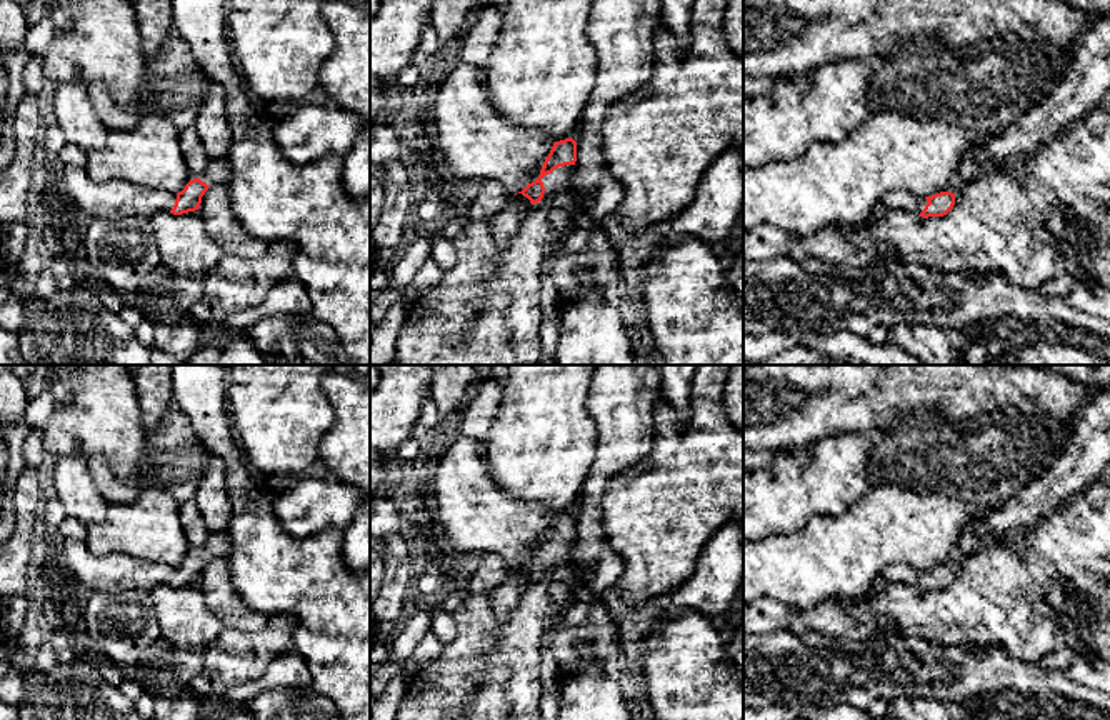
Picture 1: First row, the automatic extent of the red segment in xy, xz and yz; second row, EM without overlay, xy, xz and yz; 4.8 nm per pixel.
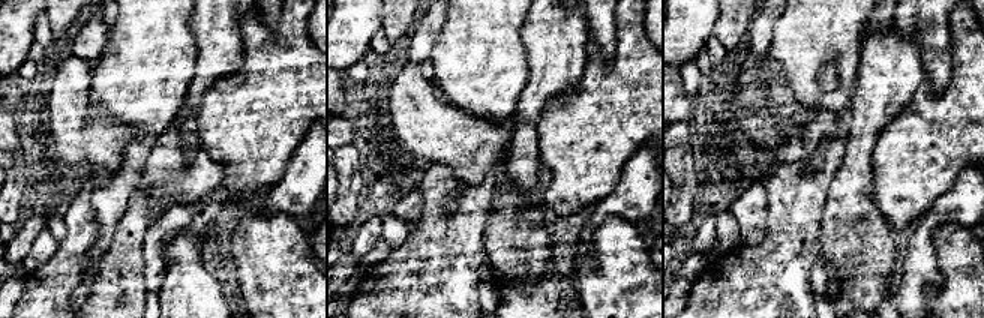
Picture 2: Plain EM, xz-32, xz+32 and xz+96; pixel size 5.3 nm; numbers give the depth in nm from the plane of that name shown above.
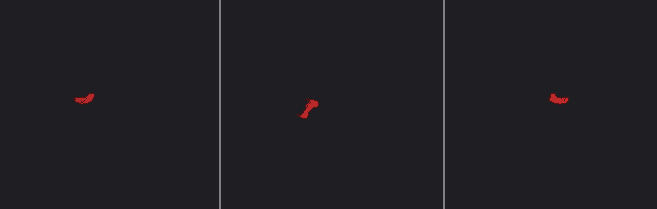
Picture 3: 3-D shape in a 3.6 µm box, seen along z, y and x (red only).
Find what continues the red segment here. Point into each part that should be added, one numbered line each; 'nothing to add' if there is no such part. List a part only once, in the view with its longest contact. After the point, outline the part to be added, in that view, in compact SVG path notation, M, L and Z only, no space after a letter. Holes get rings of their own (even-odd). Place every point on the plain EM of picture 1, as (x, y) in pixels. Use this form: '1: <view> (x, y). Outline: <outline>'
1: xz (477, 515). Outline: M463 435L432 467L428 493L433 512L442 520L448 540L457 548L498 555L510 568L522 565L528 558L530 543L543 540L555 517L538 505L522 503L498 490L487 475L482 443Z
2: xz (560, 562). Outline: M565 538L555 542L542 552L545 567L542 575L553 577L558 590L578 590L583 602L592 602L603 592L615 587L623 572L623 560L613 553L605 542L600 560L590 570L582 570L577 563L577 540Z

